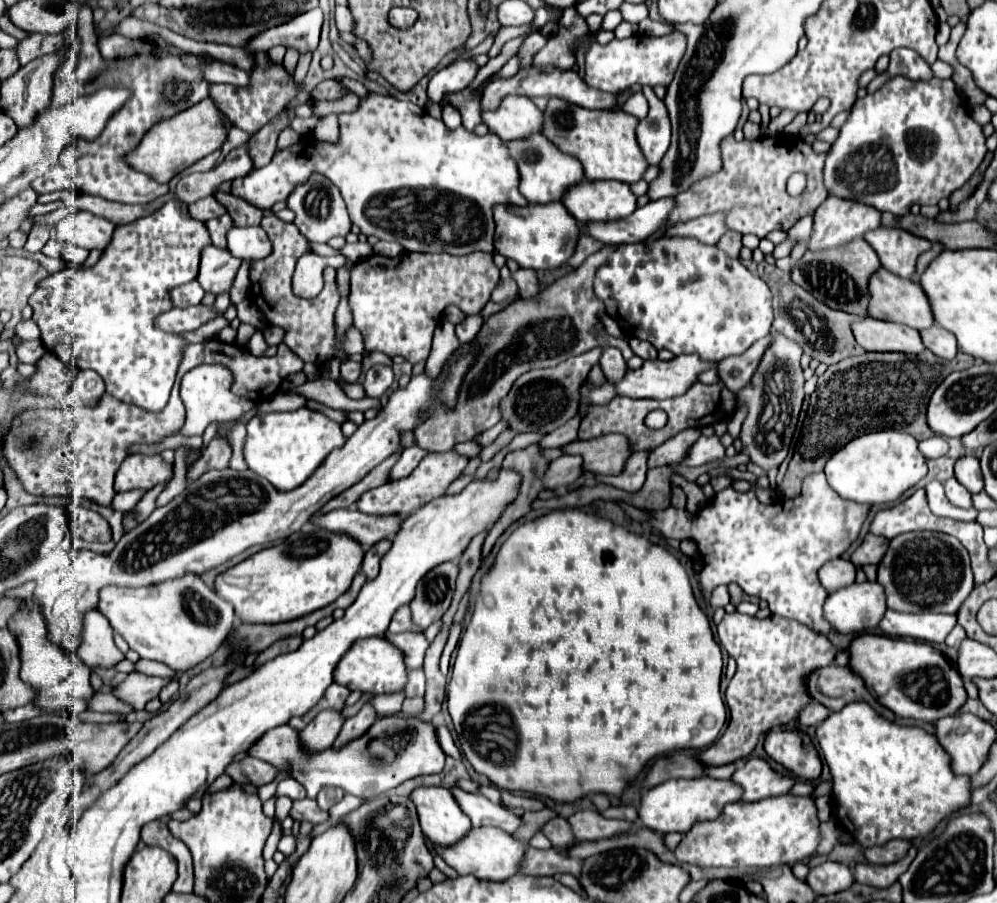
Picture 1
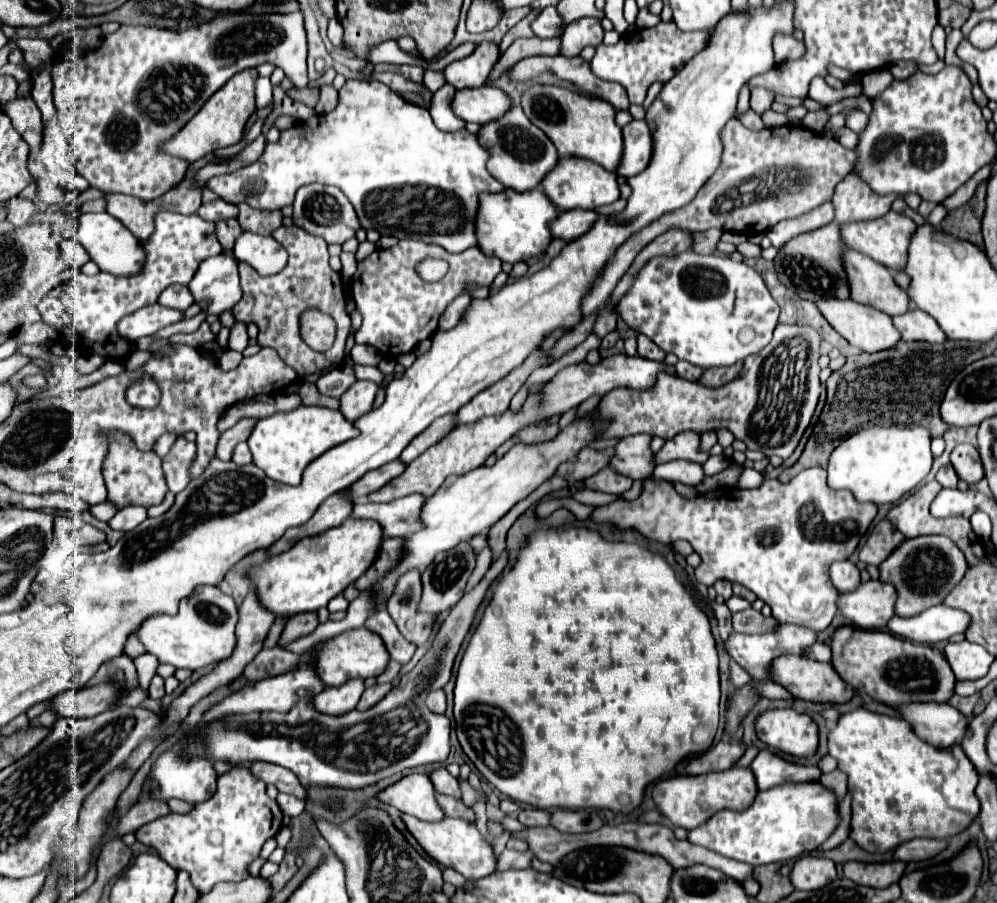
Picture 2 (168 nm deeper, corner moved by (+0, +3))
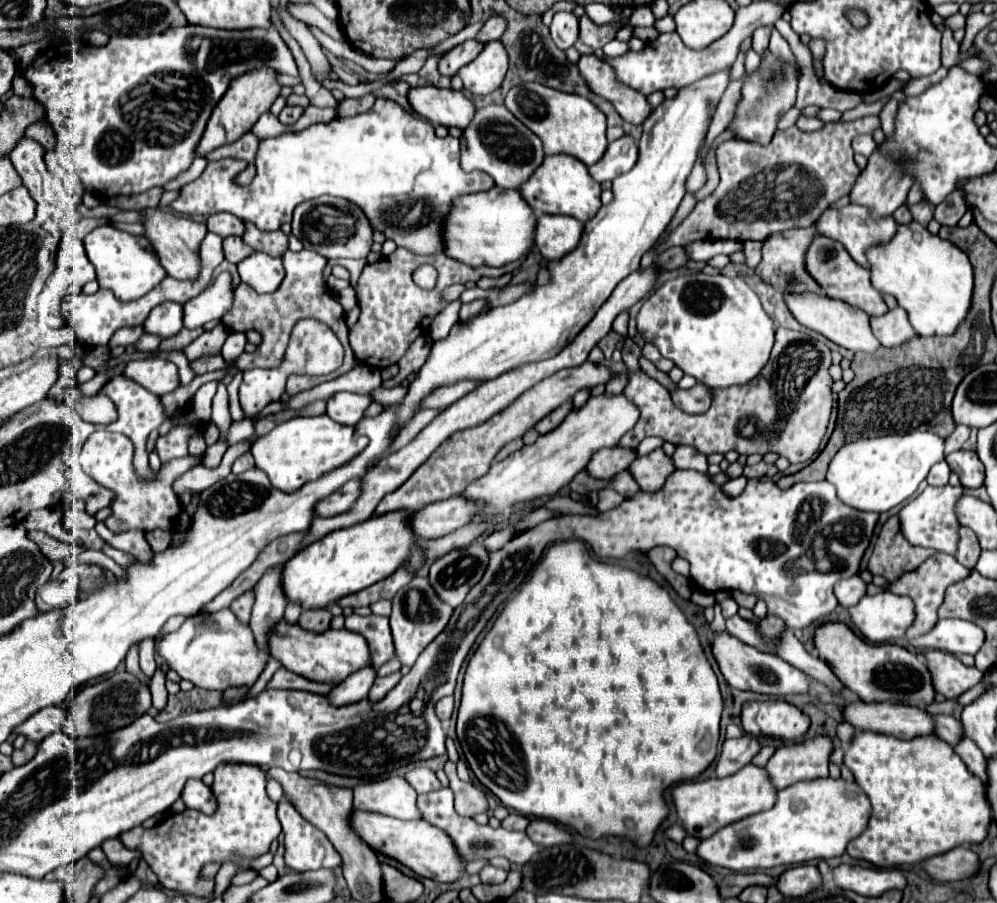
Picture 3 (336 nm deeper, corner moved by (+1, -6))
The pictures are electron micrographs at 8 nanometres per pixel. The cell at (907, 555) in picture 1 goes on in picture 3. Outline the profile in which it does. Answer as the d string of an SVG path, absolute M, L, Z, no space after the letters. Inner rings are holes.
M934 553L932 557L928 557L928 561L924 561L918 569L914 569L912 573L904 573L904 575L900 575L900 579L896 579L896 581L892 581L892 583L888 583L888 591L892 591L892 593L896 593L896 595L908 595L912 601L914 601L914 613L916 613L916 617L914 617L914 623L908 627L908 631L906 631L906 637L910 639L910 637L920 637L920 635L924 635L924 633L928 633L934 625L936 625L936 621L938 621L938 615L936 615L936 611L938 611L938 607L942 605L942 601L944 601L944 591L946 591L946 587L950 587L952 583L956 583L956 581L960 581L960 579L964 579L966 575L968 575L970 571L964 567L964 565L960 565L952 555L946 555L946 553Z

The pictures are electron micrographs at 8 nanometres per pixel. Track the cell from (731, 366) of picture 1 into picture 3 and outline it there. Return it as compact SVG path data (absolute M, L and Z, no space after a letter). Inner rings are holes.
M696 383L692 389L676 389L672 393L672 401L686 413L704 413L712 403L712 389Z

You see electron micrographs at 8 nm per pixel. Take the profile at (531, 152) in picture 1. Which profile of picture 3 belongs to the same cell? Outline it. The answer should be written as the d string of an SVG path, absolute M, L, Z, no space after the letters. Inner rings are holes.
M504 105L478 109L472 123L462 133L462 169L488 173L500 189L518 189L544 161L540 137L520 123Z

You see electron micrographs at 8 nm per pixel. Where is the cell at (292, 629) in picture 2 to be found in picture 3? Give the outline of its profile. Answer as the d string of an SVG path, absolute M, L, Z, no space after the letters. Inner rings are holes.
M314 609L314 611L302 611L298 625L306 631L314 631L314 633L322 633L330 627L330 611L328 609Z

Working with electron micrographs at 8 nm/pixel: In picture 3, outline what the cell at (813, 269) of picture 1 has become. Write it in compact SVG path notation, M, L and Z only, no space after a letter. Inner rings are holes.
M816 227L808 229L790 229L782 233L774 233L764 241L762 249L762 261L756 267L756 273L770 283L774 289L782 293L820 293L826 295L824 289L808 275L808 269L804 269L804 253L808 253L808 245L812 245L814 237L818 235Z

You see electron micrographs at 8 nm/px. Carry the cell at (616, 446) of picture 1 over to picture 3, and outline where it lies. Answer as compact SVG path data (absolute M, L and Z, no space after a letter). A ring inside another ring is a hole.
M658 447L644 457L636 457L628 471L632 473L640 489L658 491L664 485L666 477L674 471L674 463L668 455L664 455L662 447Z

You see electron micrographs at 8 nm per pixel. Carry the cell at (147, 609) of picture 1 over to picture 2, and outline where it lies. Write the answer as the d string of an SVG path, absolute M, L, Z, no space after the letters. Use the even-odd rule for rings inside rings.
M201 586L193 596L183 600L183 610L173 616L151 616L135 634L161 664L199 670L209 664L219 664L233 654L237 620L237 604L231 596L223 594L217 586Z

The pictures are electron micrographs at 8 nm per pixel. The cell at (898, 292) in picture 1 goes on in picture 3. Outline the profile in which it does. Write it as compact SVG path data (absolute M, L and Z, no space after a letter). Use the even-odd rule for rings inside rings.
M818 235L812 241L810 249L808 249L806 269L822 285L822 289L826 291L828 297L846 301L846 303L850 303L854 307L860 307L862 311L866 311L872 317L888 313L888 305L886 305L884 297L870 283L870 271L856 265L856 261L852 261L852 257L848 257L848 251L838 241L832 241L832 239L824 237L824 235Z

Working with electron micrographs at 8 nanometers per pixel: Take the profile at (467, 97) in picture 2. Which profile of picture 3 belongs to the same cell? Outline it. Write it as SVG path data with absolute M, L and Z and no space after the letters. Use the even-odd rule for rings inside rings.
M434 85L410 89L408 101L412 109L432 125L466 129L476 113L474 103L454 89L438 89Z

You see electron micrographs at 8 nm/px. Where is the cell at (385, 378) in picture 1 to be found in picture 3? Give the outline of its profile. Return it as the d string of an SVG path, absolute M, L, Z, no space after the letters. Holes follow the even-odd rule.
M336 393L328 399L328 409L326 415L330 419L336 419L338 423L344 425L356 425L362 417L366 407L372 403L370 395L360 395L360 393Z

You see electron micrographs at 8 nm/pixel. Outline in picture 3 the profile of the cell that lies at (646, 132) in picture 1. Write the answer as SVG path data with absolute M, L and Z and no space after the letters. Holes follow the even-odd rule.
M622 135L620 139L612 141L608 145L608 151L604 153L604 157L590 167L590 175L598 181L612 181L622 173L628 173L628 169L632 169L632 165L636 165L636 157L638 157L638 145L636 139L630 135Z

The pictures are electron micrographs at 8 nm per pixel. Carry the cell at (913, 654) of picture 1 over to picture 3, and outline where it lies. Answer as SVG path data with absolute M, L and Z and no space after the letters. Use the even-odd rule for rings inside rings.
M826 623L816 629L814 645L820 657L830 665L832 673L842 681L842 685L854 691L866 703L904 703L912 707L926 709L934 703L936 689L932 685L932 675L922 661L920 655L896 645L896 643L880 643L868 645L860 639L848 625L844 623Z

